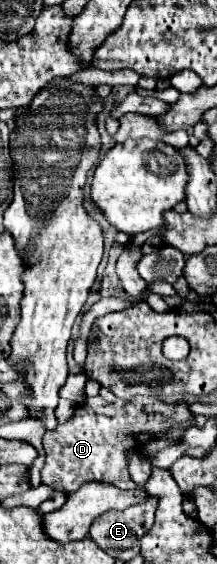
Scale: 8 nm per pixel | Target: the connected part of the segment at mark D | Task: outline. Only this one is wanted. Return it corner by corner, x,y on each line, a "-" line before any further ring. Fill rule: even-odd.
100,395
86,398
84,404
76,406
74,416
66,424
44,434
46,462
42,484
66,494
76,492
86,482
104,482
120,490
132,490
136,484
128,472
128,456
152,440
168,438
176,426
190,426
192,418
186,402
168,404
160,396
138,395
132,402
116,400
114,404
104,402

